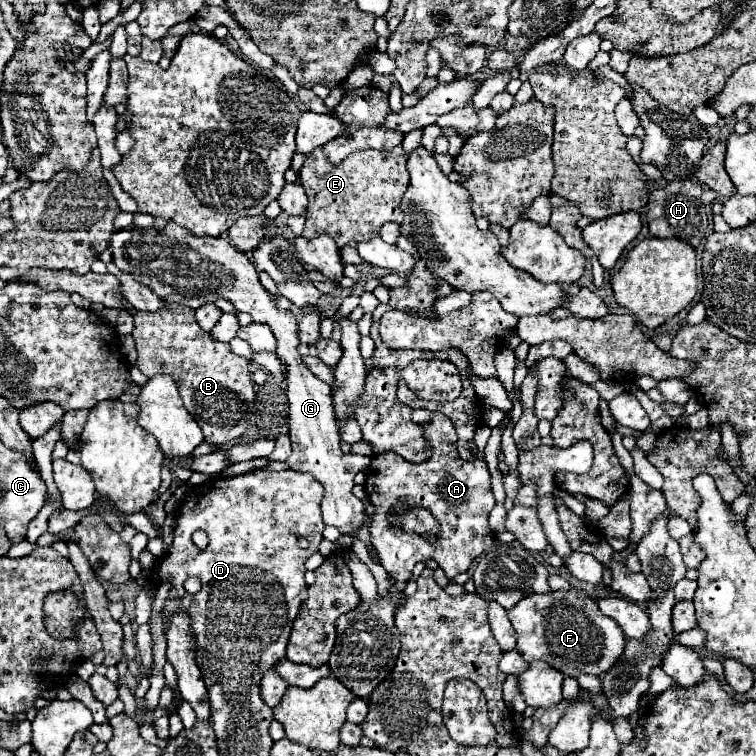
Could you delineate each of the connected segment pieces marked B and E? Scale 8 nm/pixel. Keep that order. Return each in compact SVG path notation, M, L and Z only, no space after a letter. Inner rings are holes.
M166 304L164 308L156 312L136 312L134 314L134 332L132 336L136 338L136 348L138 348L138 368L148 376L156 374L170 374L174 380L178 380L180 396L184 400L186 410L194 416L198 426L204 432L204 440L210 444L228 444L234 442L244 434L248 428L248 420L254 414L254 382L252 382L252 372L250 372L250 362L242 356L236 356L230 350L228 342L214 340L210 332L202 330L196 322L194 308L184 306L184 304Z
M402 146L394 150L372 150L372 162L382 168L382 176L366 176L362 170L362 150L352 152L340 164L330 164L324 148L312 150L300 170L300 182L308 194L308 218L304 226L304 236L312 238L316 232L326 232L336 244L346 246L350 240L366 242L378 236L386 222L402 222L404 214L400 210L402 192L408 188L406 154Z

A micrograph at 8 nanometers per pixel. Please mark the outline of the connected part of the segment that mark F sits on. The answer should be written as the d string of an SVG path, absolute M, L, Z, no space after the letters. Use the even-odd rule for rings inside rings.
M572 588L568 592L530 594L522 598L510 612L508 618L518 634L516 650L526 662L544 660L564 676L594 674L600 676L610 670L626 646L622 628L612 618L606 618L596 602L582 590Z

